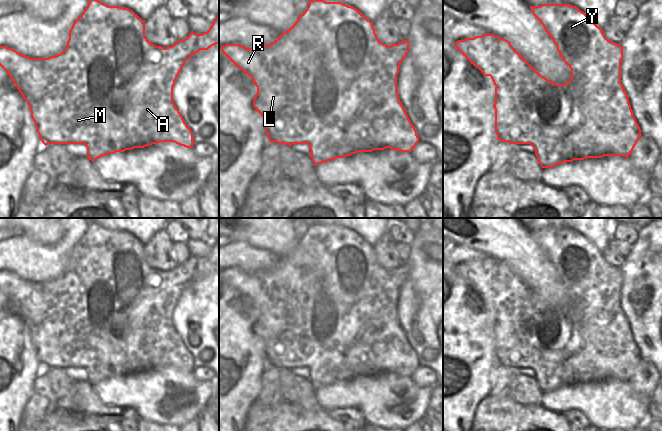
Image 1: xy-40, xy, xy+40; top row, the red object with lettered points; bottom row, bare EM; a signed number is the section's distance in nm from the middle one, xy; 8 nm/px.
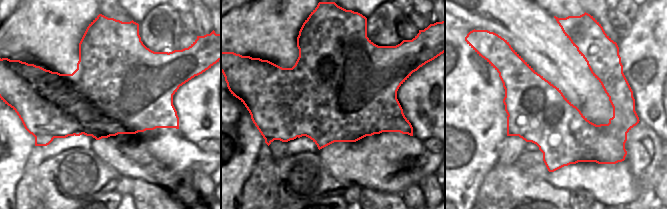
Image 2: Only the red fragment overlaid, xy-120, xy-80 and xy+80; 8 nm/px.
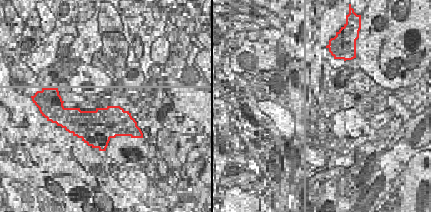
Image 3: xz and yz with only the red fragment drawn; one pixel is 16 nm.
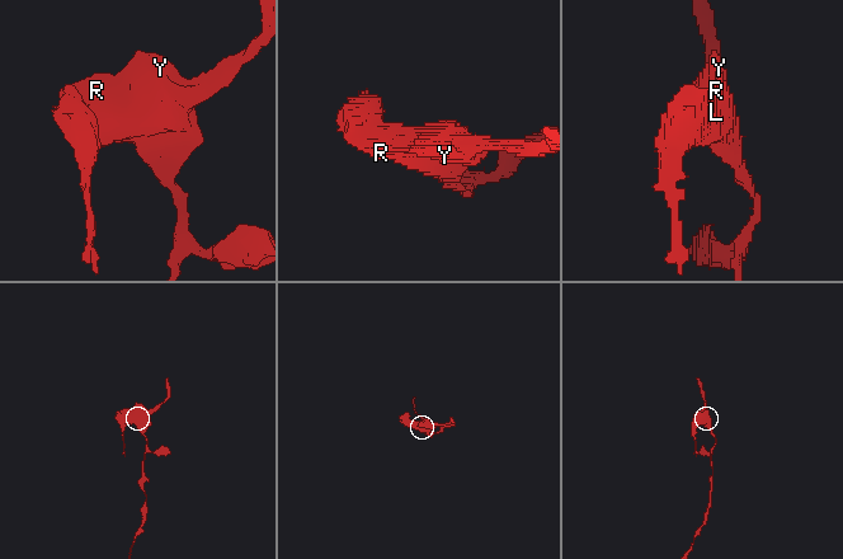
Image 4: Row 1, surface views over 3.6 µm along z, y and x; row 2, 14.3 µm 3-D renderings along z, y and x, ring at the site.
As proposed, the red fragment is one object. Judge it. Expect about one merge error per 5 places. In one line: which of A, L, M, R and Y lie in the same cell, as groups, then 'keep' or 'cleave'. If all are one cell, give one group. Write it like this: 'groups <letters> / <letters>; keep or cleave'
groups A M R Y / L; cleave

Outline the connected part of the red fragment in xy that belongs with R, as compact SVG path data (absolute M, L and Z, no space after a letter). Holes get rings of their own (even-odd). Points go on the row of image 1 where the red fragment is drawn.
M309 0L307 9L297 18L297 21L286 31L283 32L274 42L260 46L258 48L246 48L240 44L226 44L221 46L223 54L240 70L251 77L253 82L266 84L274 88L282 88L285 98L282 100L283 120L288 121L286 125L290 130L296 130L294 137L295 144L308 144L311 151L310 157L314 165L322 164L336 158L344 158L358 152L372 152L374 150L384 150L390 148L400 152L411 152L417 143L419 137L413 124L411 123L400 99L397 91L397 75L399 73L400 60L404 60L409 53L409 41L402 40L398 44L390 46L379 41L373 22L368 20L359 10L352 6L348 6L342 2L326 2L324 0ZM326 52L360 52L365 55L368 60L374 63L370 66L350 66L348 70L320 70L318 65L323 61Z

